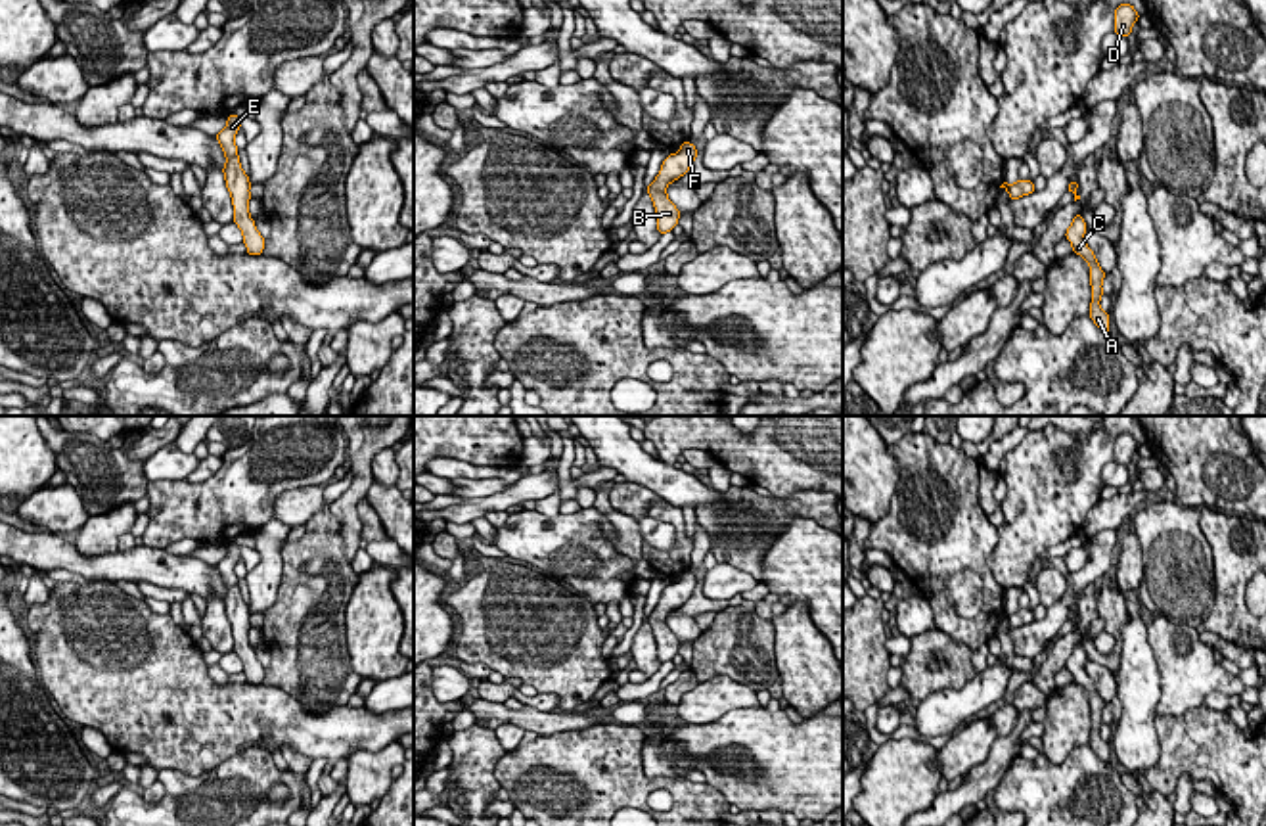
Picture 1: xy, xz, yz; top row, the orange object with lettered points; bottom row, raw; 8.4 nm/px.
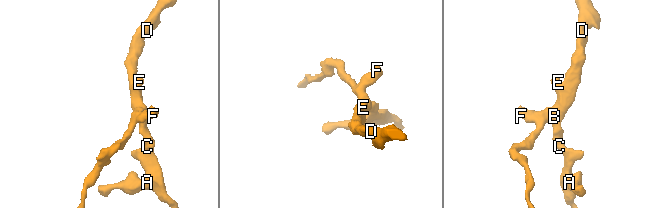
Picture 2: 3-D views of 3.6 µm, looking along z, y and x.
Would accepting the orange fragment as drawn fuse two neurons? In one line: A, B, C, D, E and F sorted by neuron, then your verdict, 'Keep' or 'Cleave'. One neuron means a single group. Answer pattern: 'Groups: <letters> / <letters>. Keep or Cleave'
Groups: A B C D E F. Keep

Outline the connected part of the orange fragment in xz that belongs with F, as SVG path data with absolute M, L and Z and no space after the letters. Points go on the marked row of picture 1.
M682 142L680 146L678 153L670 153L663 161L659 174L647 186L647 194L651 195L657 213L657 230L661 234L672 232L680 218L680 211L667 195L667 186L684 176L699 155L693 144Z

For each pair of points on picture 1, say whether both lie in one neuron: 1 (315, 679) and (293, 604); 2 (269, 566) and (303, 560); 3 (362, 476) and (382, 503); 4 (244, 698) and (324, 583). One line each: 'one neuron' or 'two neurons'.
1: one neuron
2: two neurons
3: two neurons
4: two neurons

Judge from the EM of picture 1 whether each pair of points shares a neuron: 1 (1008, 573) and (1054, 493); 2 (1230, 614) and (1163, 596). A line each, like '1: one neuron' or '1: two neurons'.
1: one neuron
2: two neurons

